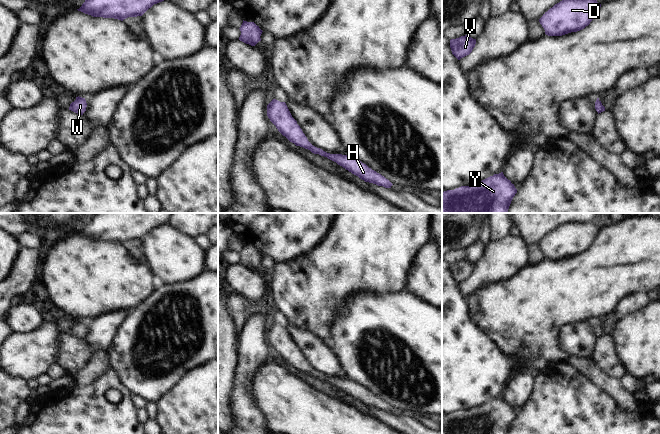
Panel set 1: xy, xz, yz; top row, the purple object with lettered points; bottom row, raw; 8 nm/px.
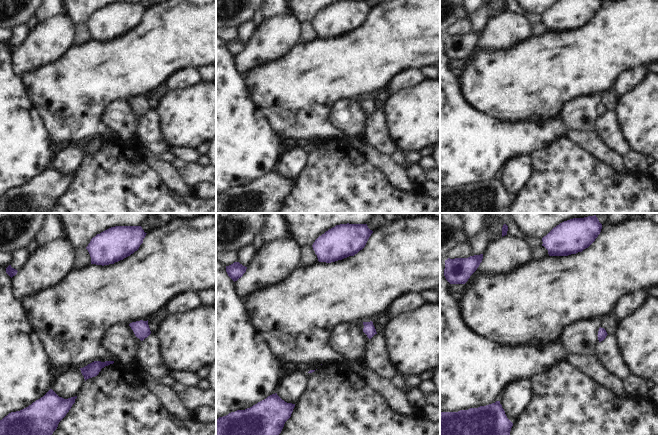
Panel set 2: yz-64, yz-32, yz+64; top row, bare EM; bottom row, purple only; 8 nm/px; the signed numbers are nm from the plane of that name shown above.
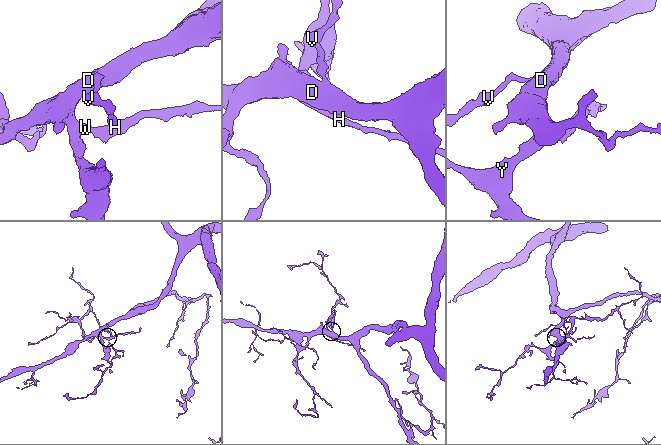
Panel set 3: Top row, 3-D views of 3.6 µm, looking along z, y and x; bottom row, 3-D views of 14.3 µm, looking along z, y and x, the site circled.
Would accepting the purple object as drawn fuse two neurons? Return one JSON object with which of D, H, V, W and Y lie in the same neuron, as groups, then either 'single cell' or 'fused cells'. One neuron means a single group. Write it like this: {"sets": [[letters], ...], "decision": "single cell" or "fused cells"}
{"sets": [["D", "H", "V", "W", "Y"]], "decision": "single cell"}

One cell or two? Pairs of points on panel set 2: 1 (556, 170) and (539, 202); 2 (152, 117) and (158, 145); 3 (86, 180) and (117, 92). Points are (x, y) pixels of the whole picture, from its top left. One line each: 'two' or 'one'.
1: one
2: one
3: two

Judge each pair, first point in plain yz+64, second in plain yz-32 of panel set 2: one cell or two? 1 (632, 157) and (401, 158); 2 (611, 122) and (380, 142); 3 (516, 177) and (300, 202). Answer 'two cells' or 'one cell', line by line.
1: one cell
2: one cell
3: two cells

